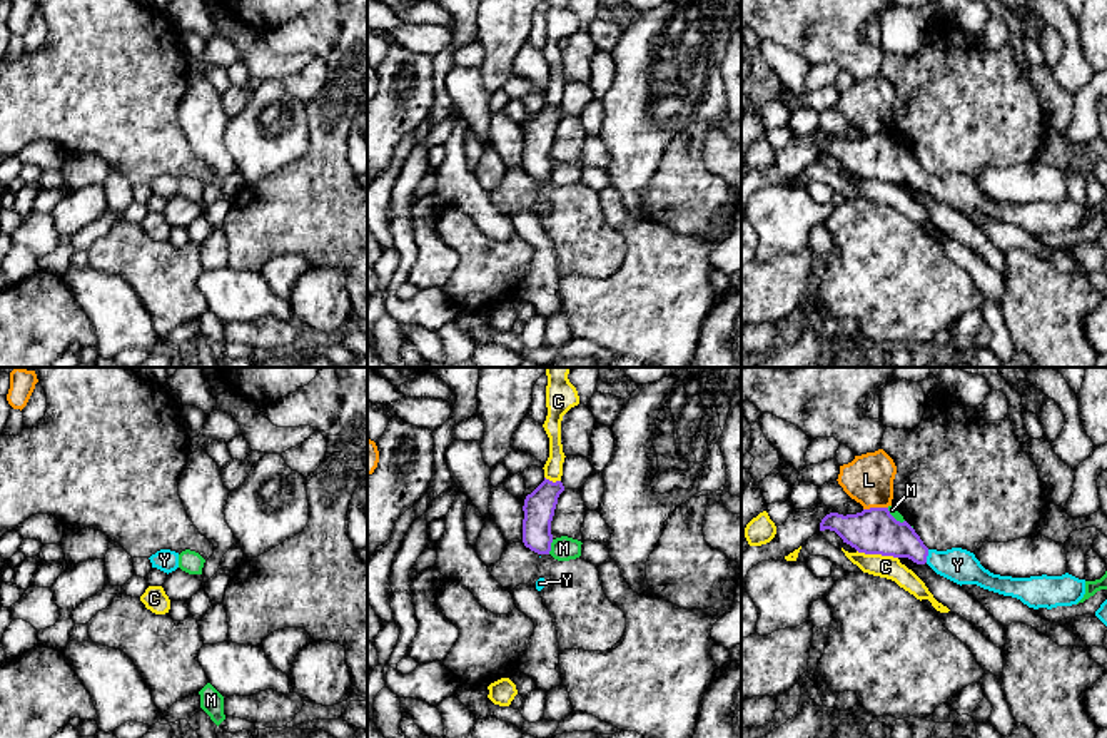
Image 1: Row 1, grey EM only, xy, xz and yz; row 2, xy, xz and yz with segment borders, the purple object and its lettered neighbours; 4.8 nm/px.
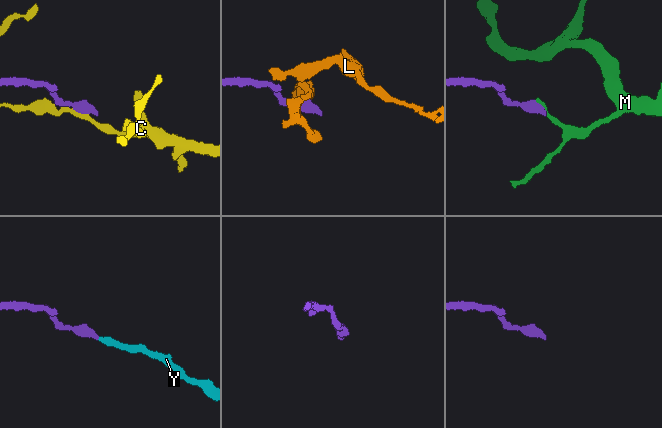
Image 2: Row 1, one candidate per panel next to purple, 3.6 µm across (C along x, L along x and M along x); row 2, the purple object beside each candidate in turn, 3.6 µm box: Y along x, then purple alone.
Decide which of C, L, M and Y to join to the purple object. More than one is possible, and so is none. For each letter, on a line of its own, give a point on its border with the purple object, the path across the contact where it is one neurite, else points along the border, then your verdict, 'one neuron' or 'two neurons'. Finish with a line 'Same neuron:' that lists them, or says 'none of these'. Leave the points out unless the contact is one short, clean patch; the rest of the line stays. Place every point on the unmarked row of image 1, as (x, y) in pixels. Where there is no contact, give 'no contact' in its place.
C: meets purple in yz at (877, 179); border along yz (857, 176), (897, 184); two neurons
L: meets purple in yz at (875, 134); border along yz (887, 132), (864, 136); two neurons
M: meets purple in xz at (550, 172); border along xz (553, 166), (548, 179); two neurons
Y: meets purple in yz at (927, 181); runs through yz (880, 159), (927, 181), (939, 187), (957, 191); one neuron
Same neuron: Y

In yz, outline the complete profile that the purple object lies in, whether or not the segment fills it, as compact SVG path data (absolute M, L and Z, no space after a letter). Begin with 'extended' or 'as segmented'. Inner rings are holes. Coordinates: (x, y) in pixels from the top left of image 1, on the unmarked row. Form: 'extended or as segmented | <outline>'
extended | M870 134L857 140L830 139L820 149L820 157L835 157L843 169L865 180L908 184L928 190L937 200L957 210L977 210L983 215L1020 225L1029 234L1057 234L1077 230L1085 220L1085 205L1069 199L1062 202L1012 204L985 195L973 179L952 174L928 175L915 155L897 147L888 134Z

